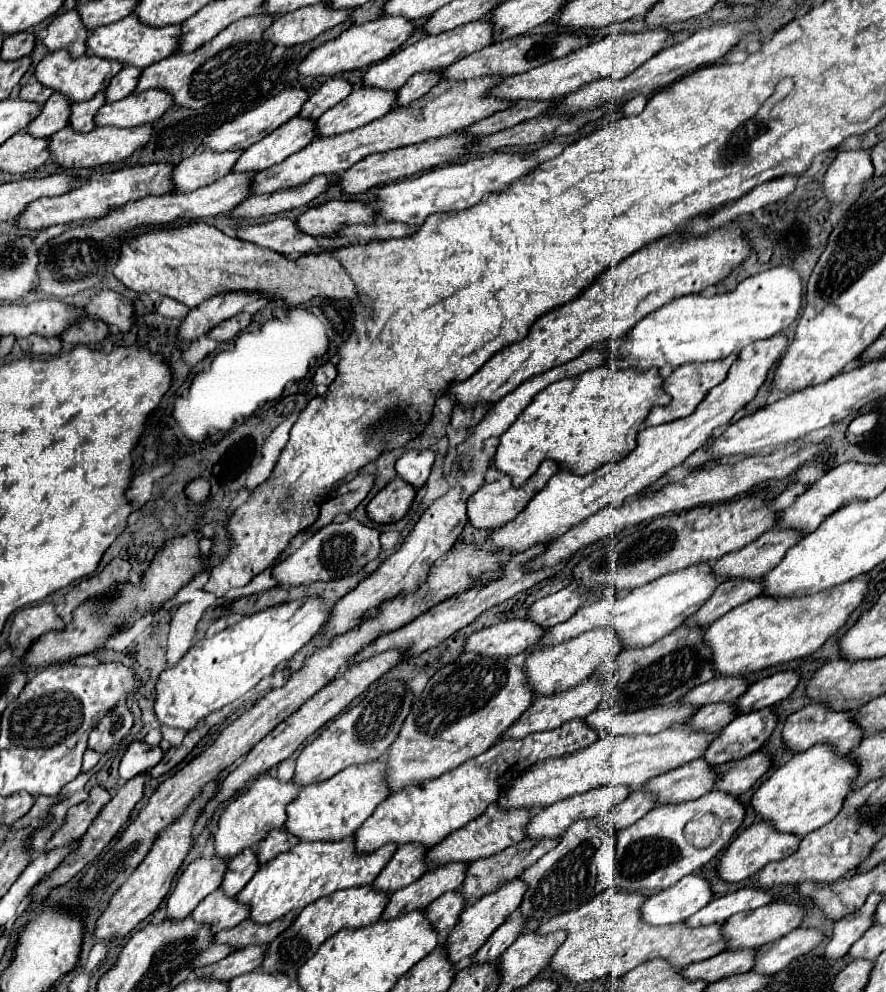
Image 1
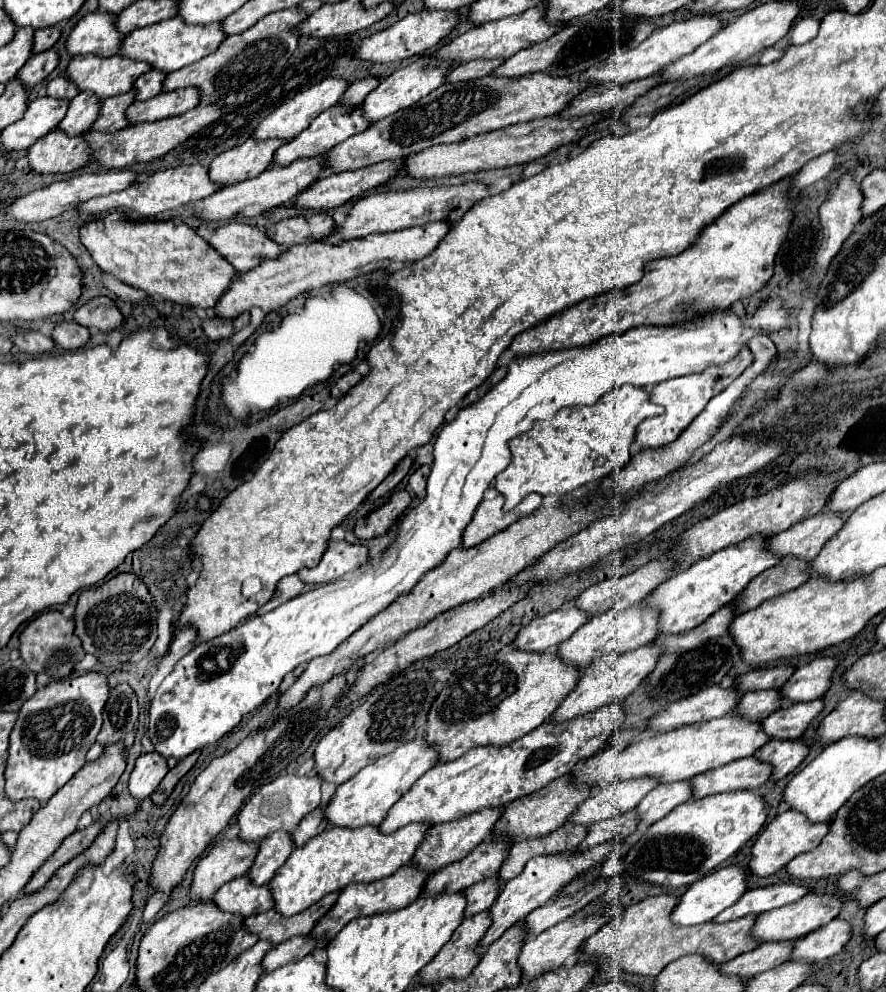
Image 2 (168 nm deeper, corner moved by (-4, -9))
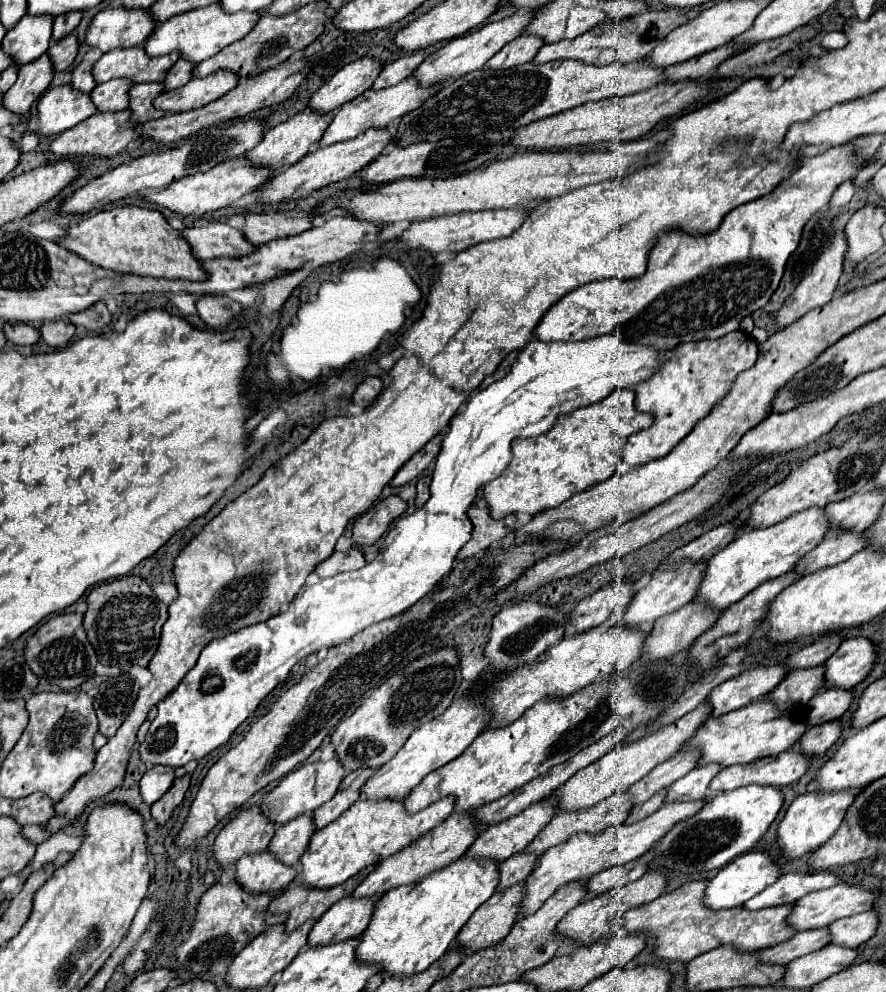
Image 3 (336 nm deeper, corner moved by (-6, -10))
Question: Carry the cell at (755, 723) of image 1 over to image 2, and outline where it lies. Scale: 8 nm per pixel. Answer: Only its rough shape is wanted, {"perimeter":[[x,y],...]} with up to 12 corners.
{"perimeter":[[822,699],[782,707],[762,721],[770,739],[798,739]]}

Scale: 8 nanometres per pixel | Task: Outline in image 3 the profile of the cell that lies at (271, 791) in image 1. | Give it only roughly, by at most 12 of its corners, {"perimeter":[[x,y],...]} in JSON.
{"perimeter":[[340,760],[306,762],[260,804],[274,824],[312,814],[340,788]]}

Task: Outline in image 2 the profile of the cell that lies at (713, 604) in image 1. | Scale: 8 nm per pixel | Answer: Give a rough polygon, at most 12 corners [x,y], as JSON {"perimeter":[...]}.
{"perimeter":[[786,557],[746,585],[734,615],[802,585],[806,561]]}

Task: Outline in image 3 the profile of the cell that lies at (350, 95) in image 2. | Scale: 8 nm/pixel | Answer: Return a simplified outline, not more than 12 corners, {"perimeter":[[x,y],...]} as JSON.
{"perimeter":[[414,52],[380,72],[372,90],[396,86],[428,58]]}

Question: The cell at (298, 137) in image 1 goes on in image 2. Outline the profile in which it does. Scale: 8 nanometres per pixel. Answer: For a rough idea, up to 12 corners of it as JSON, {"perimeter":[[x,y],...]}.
{"perimeter":[[334,105],[274,153],[272,167],[316,157],[368,129],[362,109]]}

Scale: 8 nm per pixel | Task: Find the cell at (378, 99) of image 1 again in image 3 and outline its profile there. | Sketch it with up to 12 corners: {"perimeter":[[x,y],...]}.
{"perimeter":[[536,8],[452,38],[420,64],[422,86],[480,70],[534,20]]}

